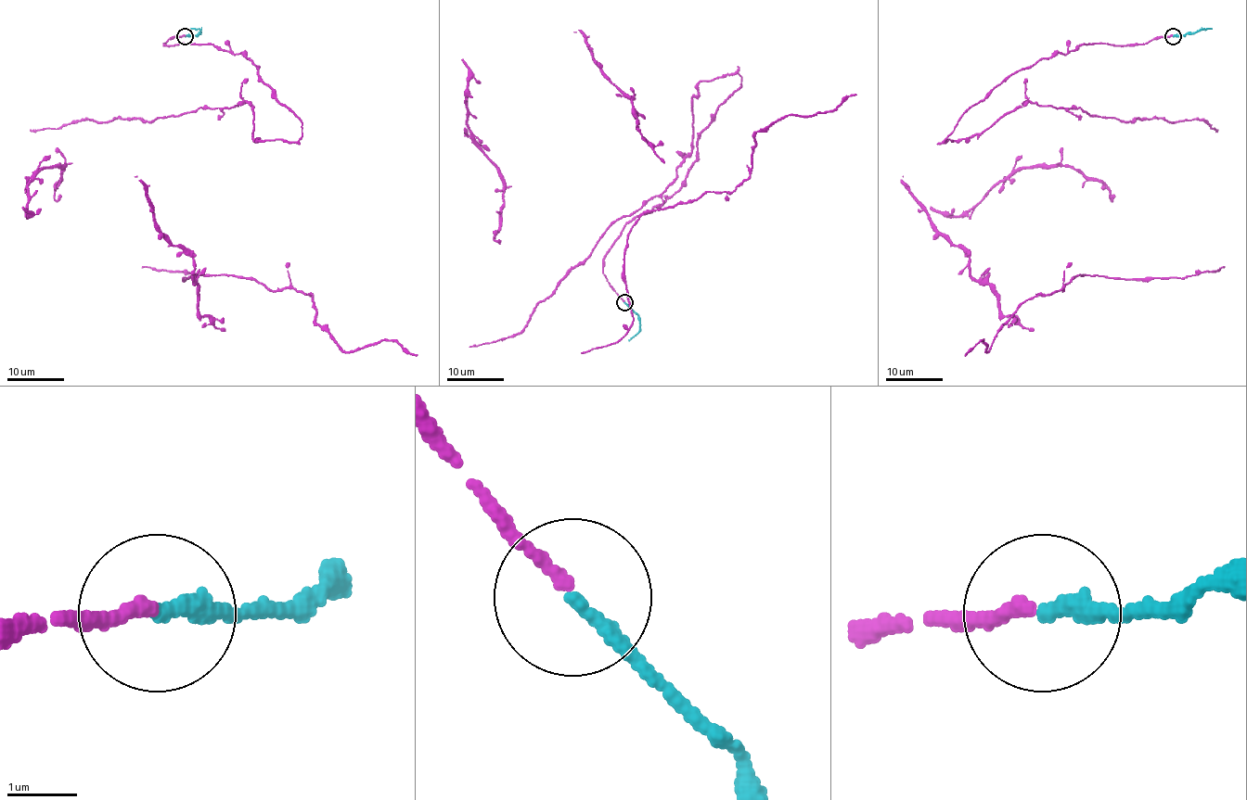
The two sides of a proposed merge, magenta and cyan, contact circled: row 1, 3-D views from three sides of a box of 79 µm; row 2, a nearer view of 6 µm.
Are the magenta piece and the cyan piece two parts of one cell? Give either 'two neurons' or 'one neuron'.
one neuron

